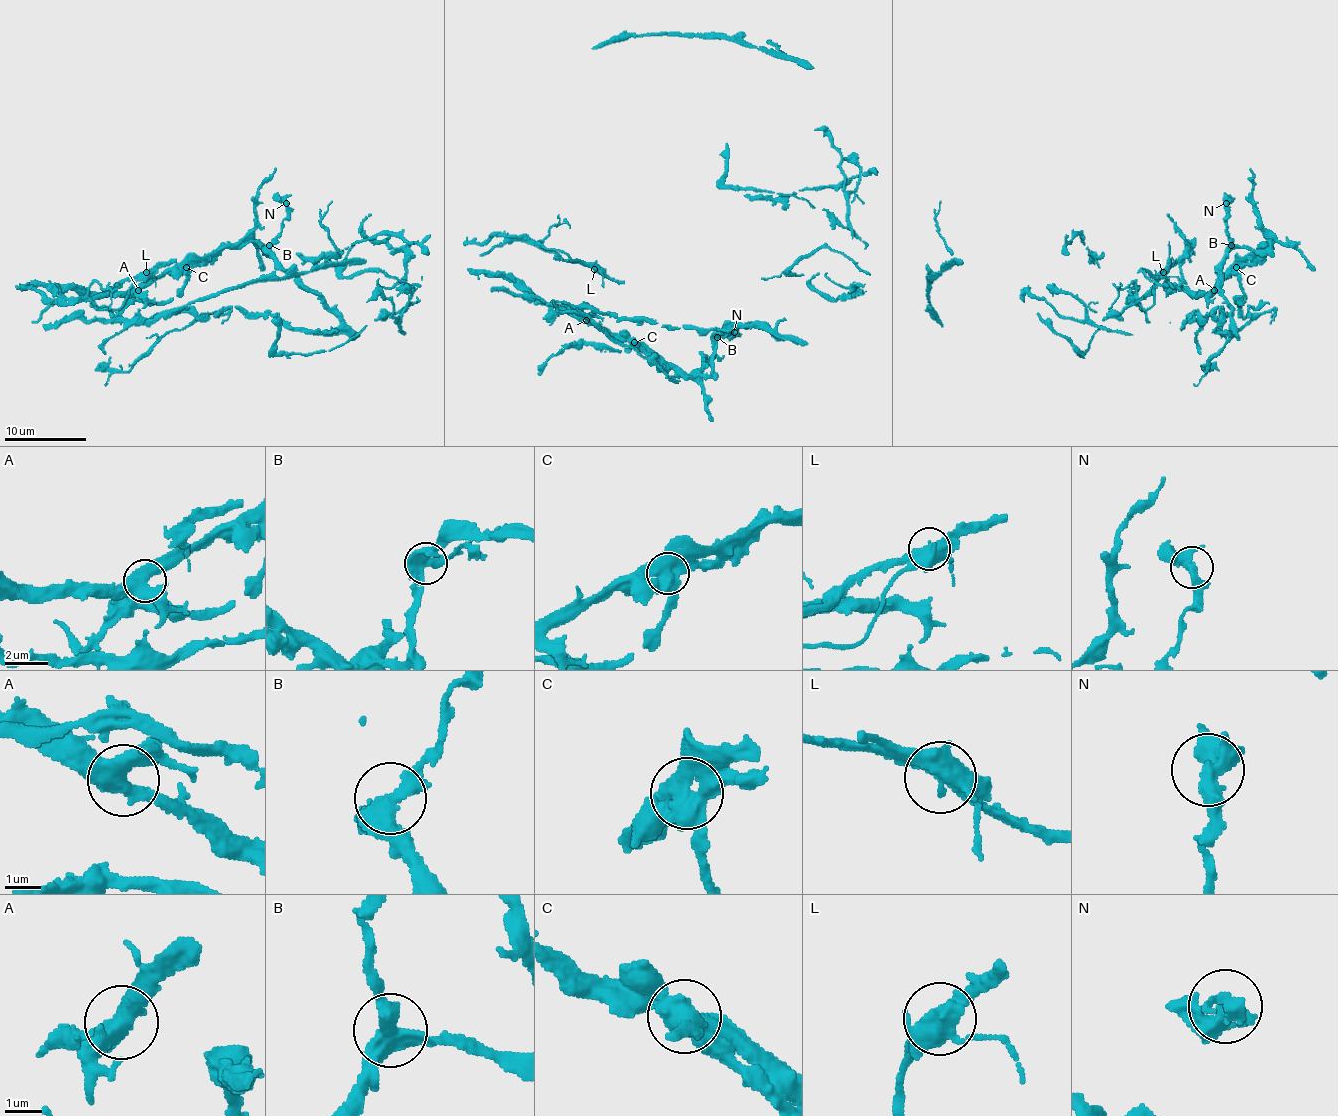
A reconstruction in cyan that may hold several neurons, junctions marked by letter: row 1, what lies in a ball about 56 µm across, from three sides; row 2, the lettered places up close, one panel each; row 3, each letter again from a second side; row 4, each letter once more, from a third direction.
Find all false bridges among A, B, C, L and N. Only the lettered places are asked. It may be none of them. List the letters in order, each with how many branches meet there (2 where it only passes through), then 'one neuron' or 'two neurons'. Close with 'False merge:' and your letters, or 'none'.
A: 3 branches meet; one neuron
B: 3 branches meet; one neuron
C: 3 branches meet; two neurons
L: 4 branches meet; two neurons
N: 4 branches meet; one neuron
False merge: C, L

